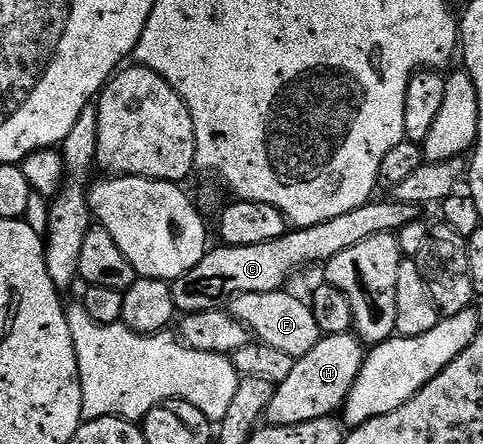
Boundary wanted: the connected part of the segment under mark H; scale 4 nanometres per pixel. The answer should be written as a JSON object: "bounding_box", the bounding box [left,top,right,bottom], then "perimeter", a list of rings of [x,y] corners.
{"bounding_box":[265,334,366,426],"perimeter":[[[356,334],[322,337],[311,353],[294,362],[287,381],[274,386],[271,405],[265,410],[268,426],[299,425],[319,417],[336,416],[345,406],[345,398],[351,393],[351,385],[355,385],[355,377],[359,377],[359,369],[363,369],[366,354]]]}

